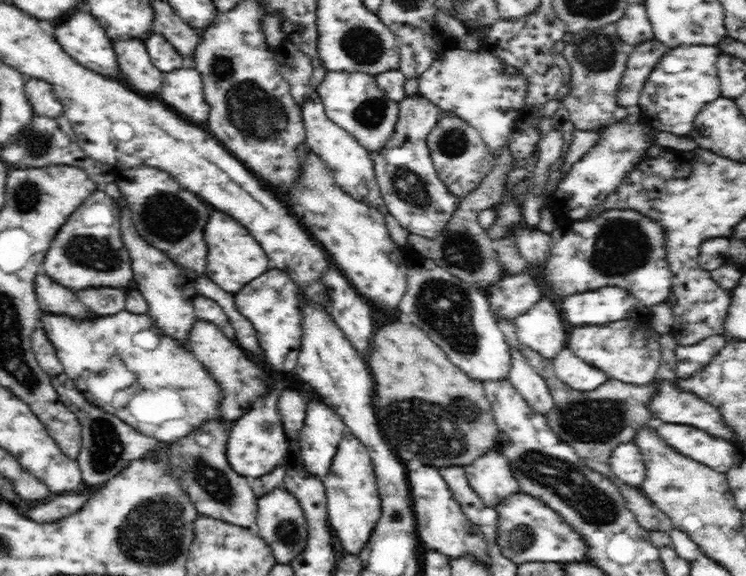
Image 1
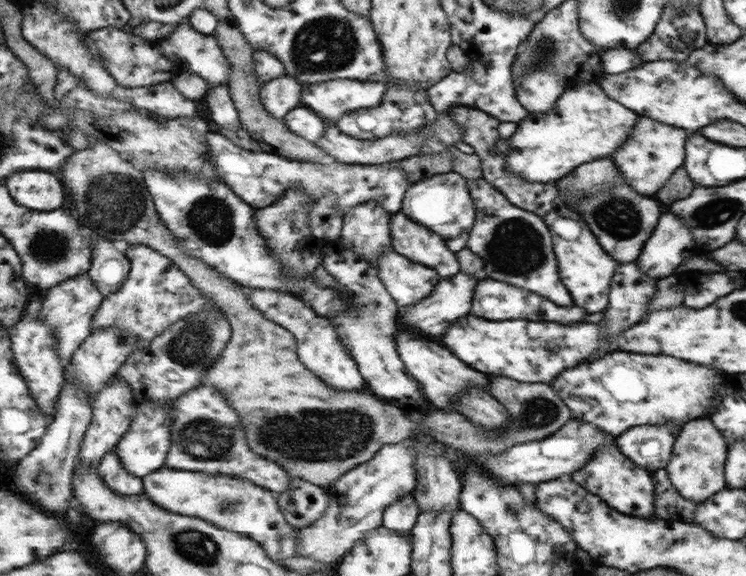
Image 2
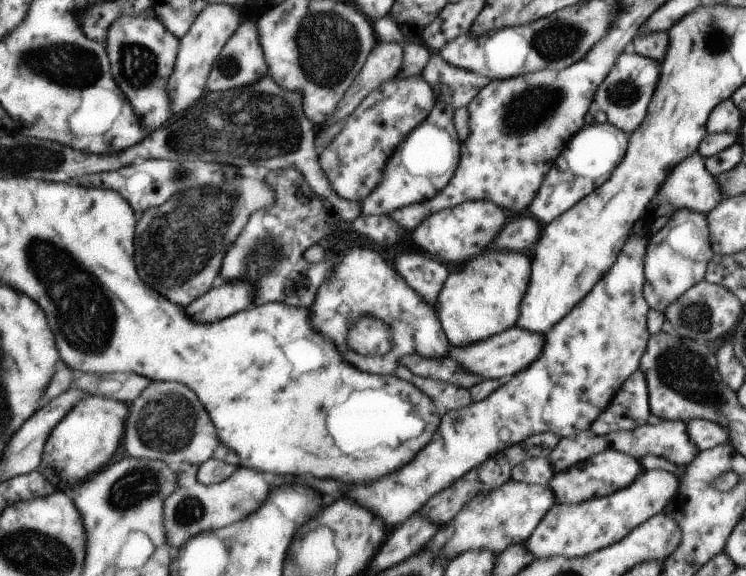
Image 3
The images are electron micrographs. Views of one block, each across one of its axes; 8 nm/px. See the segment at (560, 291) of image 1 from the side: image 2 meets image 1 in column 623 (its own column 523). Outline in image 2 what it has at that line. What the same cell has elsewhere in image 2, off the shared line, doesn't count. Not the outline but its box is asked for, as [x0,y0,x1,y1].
[465,178,572,306]

